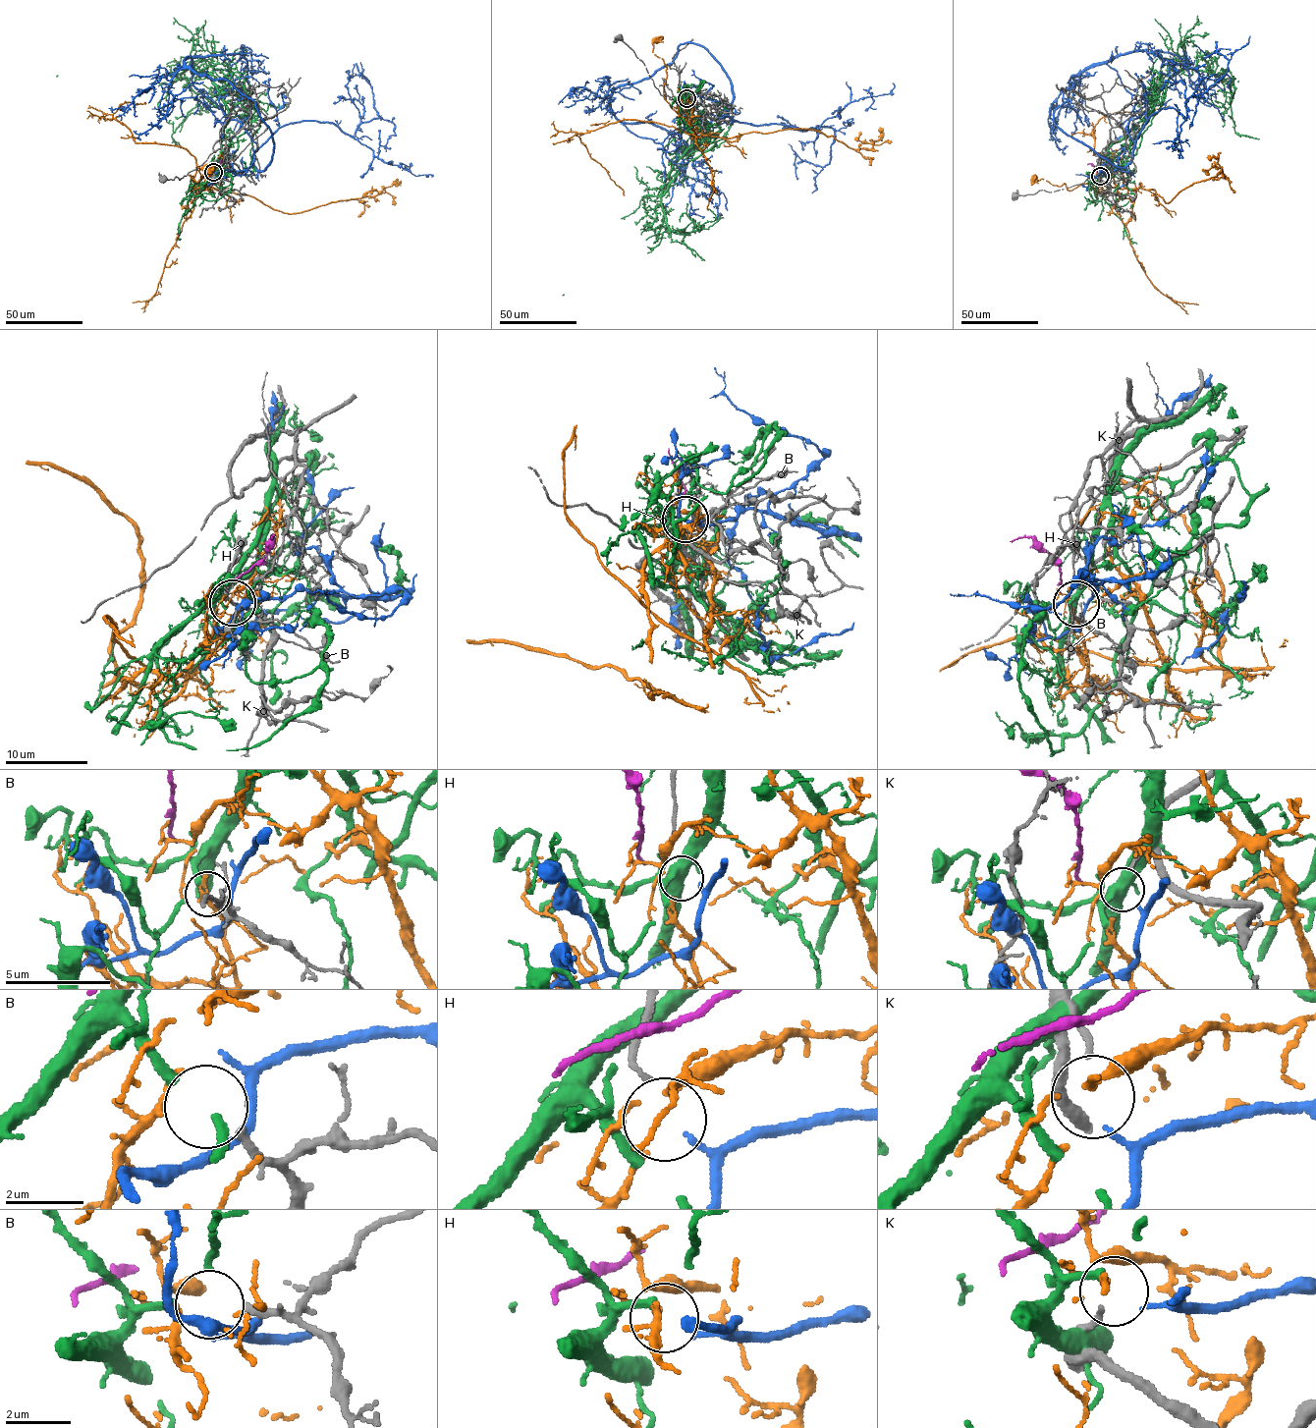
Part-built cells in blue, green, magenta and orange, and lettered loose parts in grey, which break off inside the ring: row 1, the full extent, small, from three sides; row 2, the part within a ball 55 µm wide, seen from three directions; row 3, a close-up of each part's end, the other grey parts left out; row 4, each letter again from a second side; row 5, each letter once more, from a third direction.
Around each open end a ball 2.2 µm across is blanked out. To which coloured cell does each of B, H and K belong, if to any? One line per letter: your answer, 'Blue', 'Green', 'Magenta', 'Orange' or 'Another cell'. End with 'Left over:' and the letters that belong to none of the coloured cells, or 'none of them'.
B: Green
H: Blue
K: Another cell
Left over: K

